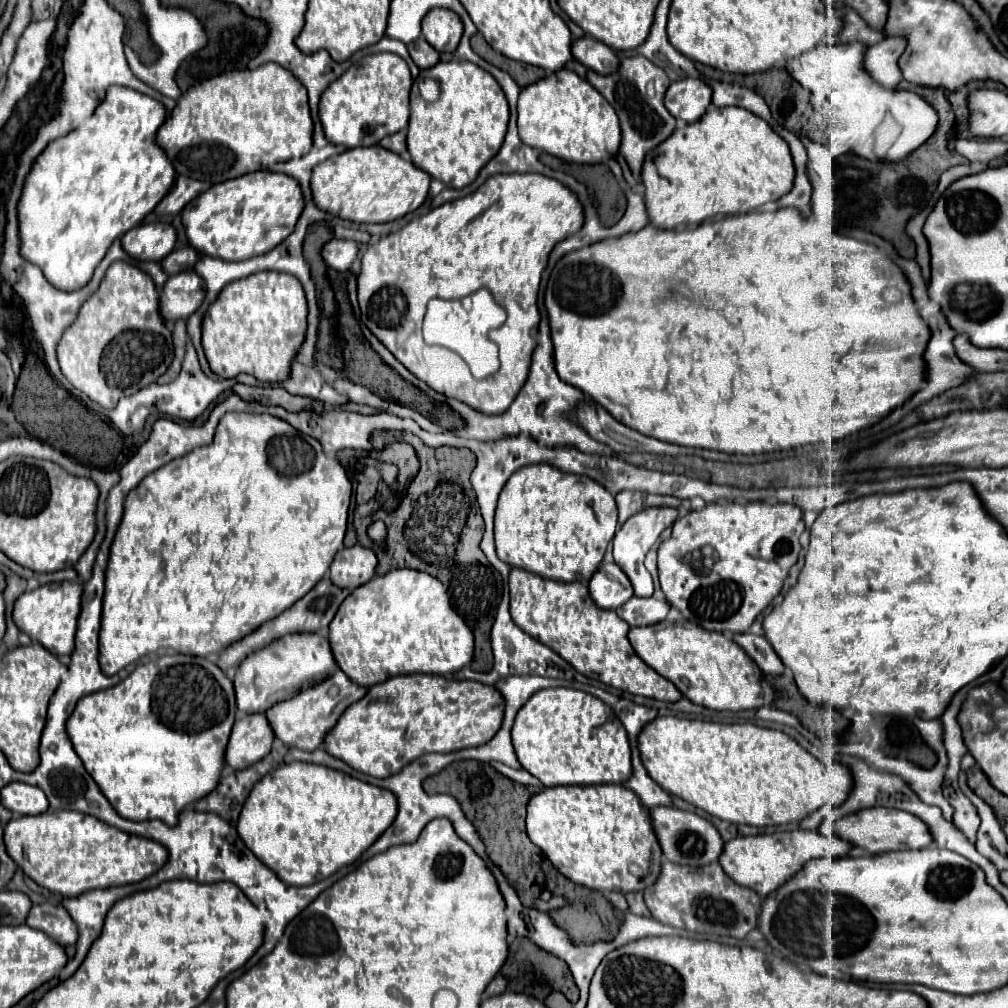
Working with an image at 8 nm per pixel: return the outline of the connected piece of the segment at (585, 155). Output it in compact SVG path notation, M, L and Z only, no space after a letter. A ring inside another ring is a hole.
M559 69L559 73L551 73L527 87L521 89L519 93L519 105L517 105L517 127L519 127L519 137L525 145L531 145L539 151L545 151L549 155L555 155L563 161L573 161L573 163L601 163L611 159L621 143L621 129L619 129L619 119L613 111L613 107L605 101L605 97L595 91L585 79L581 79L577 73L569 69Z

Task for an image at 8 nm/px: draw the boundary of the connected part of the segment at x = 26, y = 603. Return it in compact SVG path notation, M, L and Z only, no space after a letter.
M61 581L51 585L39 585L35 591L25 591L13 605L13 621L19 631L27 633L33 641L41 643L53 655L71 655L75 647L77 617L81 611L83 587L77 581Z

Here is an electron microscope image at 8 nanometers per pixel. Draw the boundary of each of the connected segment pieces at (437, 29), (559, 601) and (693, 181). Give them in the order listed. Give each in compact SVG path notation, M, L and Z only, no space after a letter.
M431 9L421 23L421 35L439 53L453 53L459 45L463 23L455 11Z
M513 567L509 573L511 589L511 619L527 635L551 647L569 665L573 665L581 675L597 679L609 687L653 697L659 701L679 701L683 695L679 689L645 665L637 653L631 649L627 639L629 625L617 617L615 611L599 609L589 597L589 589L583 583L561 583L551 579L541 579L525 569Z
M709 107L709 111L699 121L685 125L683 129L675 129L671 133L671 137L667 137L667 141L659 143L651 153L647 153L647 159L643 161L643 169L641 169L641 181L645 185L647 215L649 215L651 225L661 227L661 229L675 229L679 225L699 225L701 221L705 221L717 213L723 213L723 215L749 213L751 209L767 203L767 201L777 201L779 197L789 193L793 187L793 177L795 177L795 167L793 167L793 159L791 159L787 143L761 117L755 117L753 113L747 113L745 109L739 109L739 107Z

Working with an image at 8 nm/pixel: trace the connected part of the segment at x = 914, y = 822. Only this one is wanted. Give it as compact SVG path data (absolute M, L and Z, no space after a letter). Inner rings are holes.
M871 807L861 809L859 813L851 813L847 817L835 819L831 823L831 829L835 835L845 839L847 843L865 849L867 853L885 853L885 851L899 851L899 849L923 849L933 843L933 837L919 821L919 817L911 817L911 813L903 813L899 809L883 809L883 807Z

